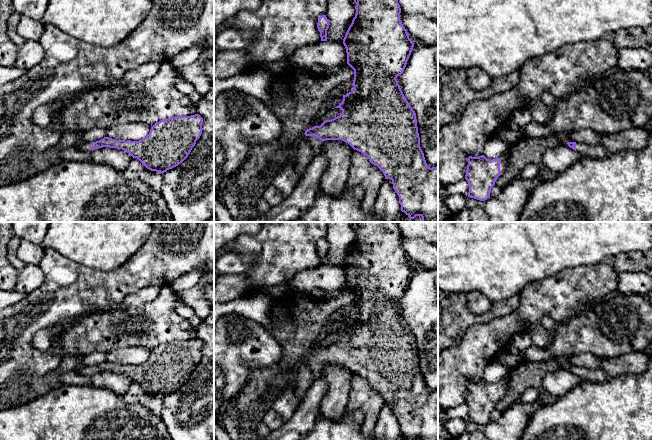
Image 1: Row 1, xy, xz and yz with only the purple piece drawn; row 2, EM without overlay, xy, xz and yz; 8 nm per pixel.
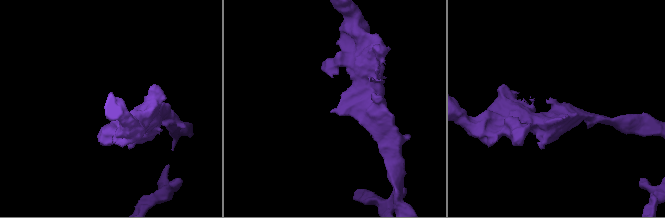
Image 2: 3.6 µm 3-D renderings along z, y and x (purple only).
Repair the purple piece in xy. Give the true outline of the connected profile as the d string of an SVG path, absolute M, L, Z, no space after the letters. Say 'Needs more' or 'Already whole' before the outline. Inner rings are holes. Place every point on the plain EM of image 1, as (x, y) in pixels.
Needs more. M199 338L171 341L154 348L149 358L139 365L116 364L104 361L96 366L79 366L77 371L88 376L102 371L122 373L133 382L137 382L147 393L163 398L181 388L188 381L202 358L202 348L203 342Z

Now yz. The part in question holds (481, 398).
Needs more. M509 375L496 383L487 383L484 379L468 381L465 403L469 408L468 421L480 425L490 422L490 416L498 401L507 393Z

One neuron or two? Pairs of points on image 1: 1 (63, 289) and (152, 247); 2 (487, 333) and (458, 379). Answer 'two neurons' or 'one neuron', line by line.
1: one neuron
2: one neuron

